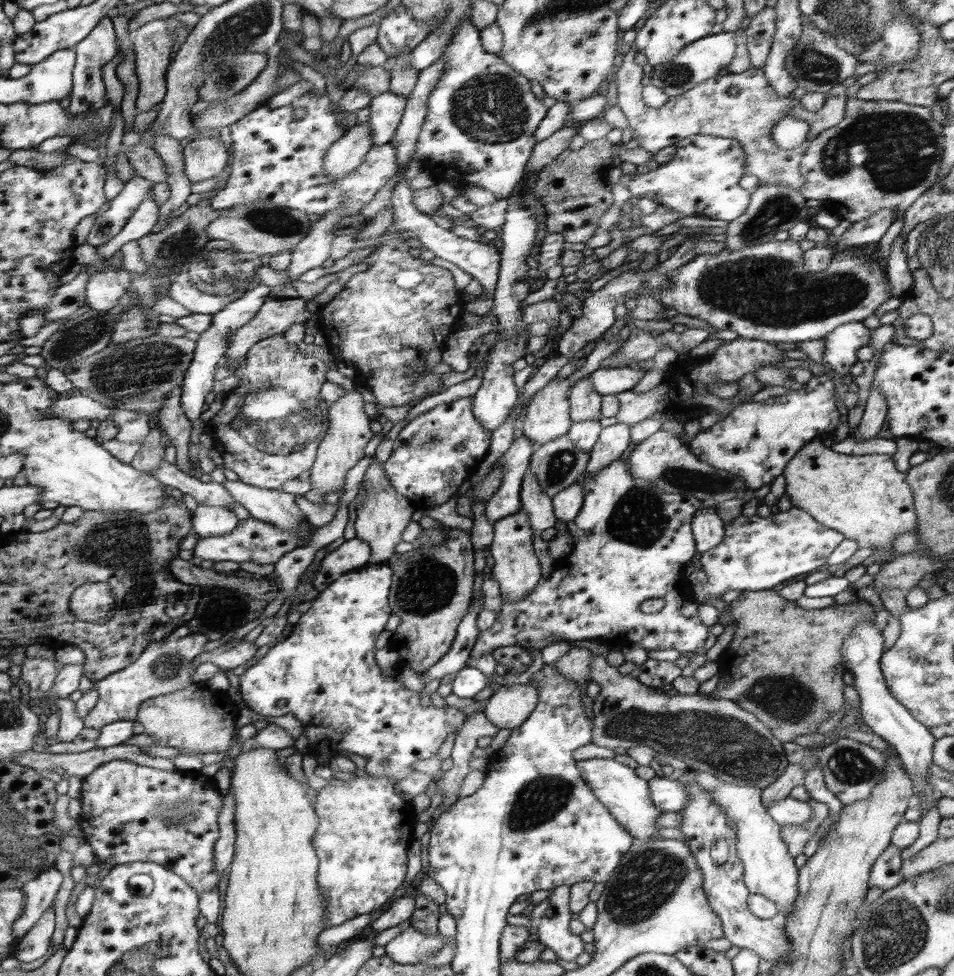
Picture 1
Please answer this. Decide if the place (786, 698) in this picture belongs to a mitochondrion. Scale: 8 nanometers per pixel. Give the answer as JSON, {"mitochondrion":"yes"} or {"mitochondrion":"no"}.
{"mitochondrion":"yes"}

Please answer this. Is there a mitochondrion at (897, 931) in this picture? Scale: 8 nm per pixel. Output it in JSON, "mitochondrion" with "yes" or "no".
{"mitochondrion":"yes"}

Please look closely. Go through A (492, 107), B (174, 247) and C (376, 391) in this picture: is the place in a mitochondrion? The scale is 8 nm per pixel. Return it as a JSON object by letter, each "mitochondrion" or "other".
{"A":"mitochondrion","B":"mitochondrion","C":"other"}

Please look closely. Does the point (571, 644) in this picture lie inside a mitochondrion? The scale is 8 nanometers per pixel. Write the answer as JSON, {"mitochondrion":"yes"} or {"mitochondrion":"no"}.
{"mitochondrion":"no"}

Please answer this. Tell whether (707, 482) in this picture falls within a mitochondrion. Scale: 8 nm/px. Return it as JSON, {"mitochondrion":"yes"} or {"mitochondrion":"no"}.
{"mitochondrion":"yes"}

